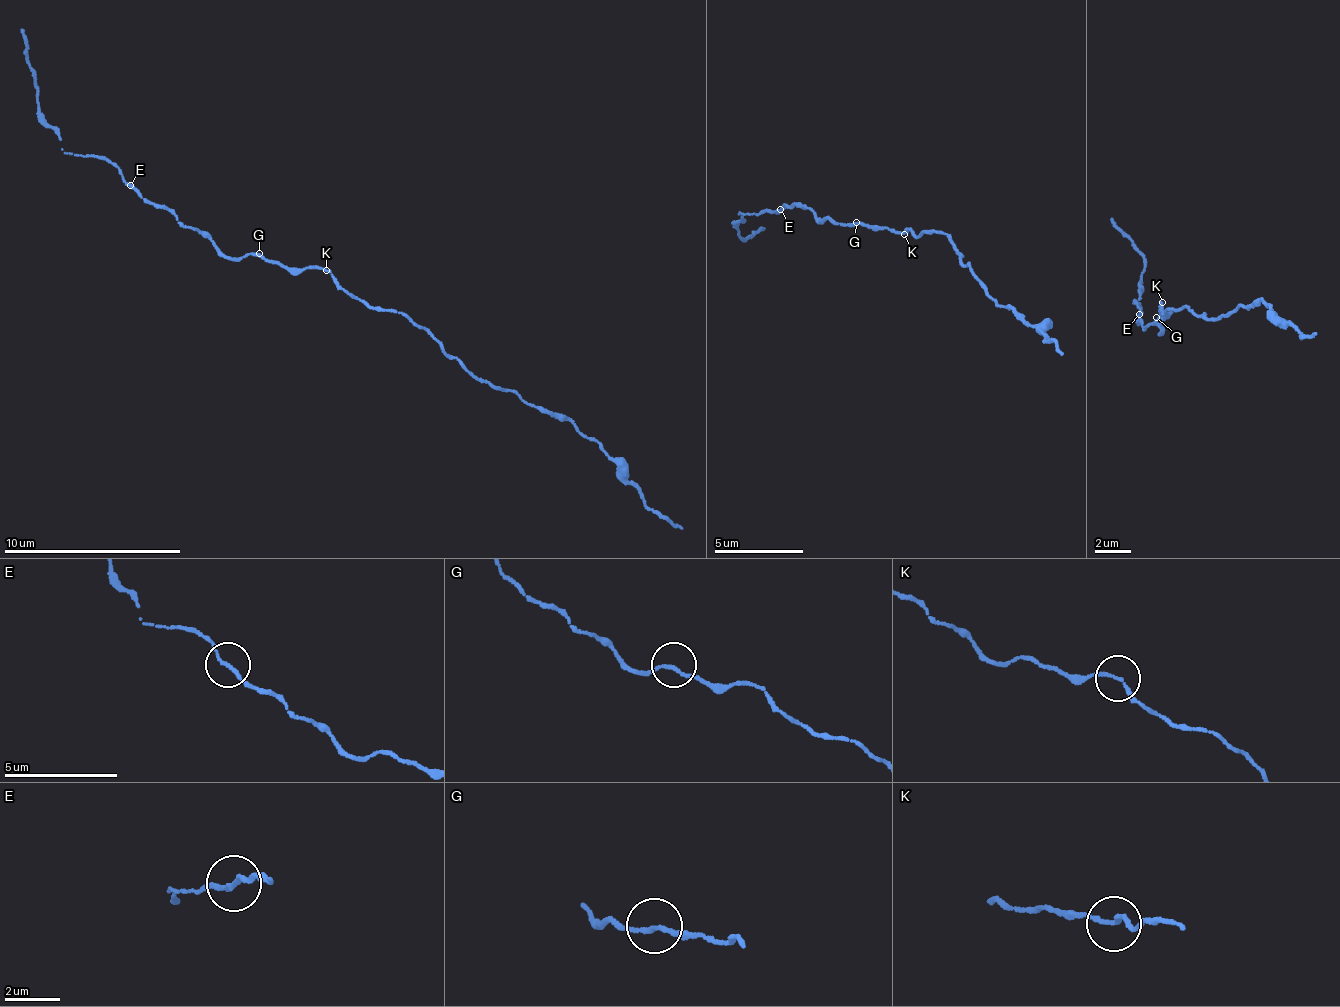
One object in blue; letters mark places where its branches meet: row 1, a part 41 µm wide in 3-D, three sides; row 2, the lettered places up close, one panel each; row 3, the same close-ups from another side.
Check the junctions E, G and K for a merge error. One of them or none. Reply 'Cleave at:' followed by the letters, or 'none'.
Cleave at: none

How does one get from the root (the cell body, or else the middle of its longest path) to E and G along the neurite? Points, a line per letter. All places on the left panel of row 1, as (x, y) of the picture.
E: (325, 271), (319, 266), (283, 269), (255, 253), (233, 259), (200, 231), (188, 229), (130, 185)
G: (325, 271), (319, 266), (283, 269), (259, 253)

